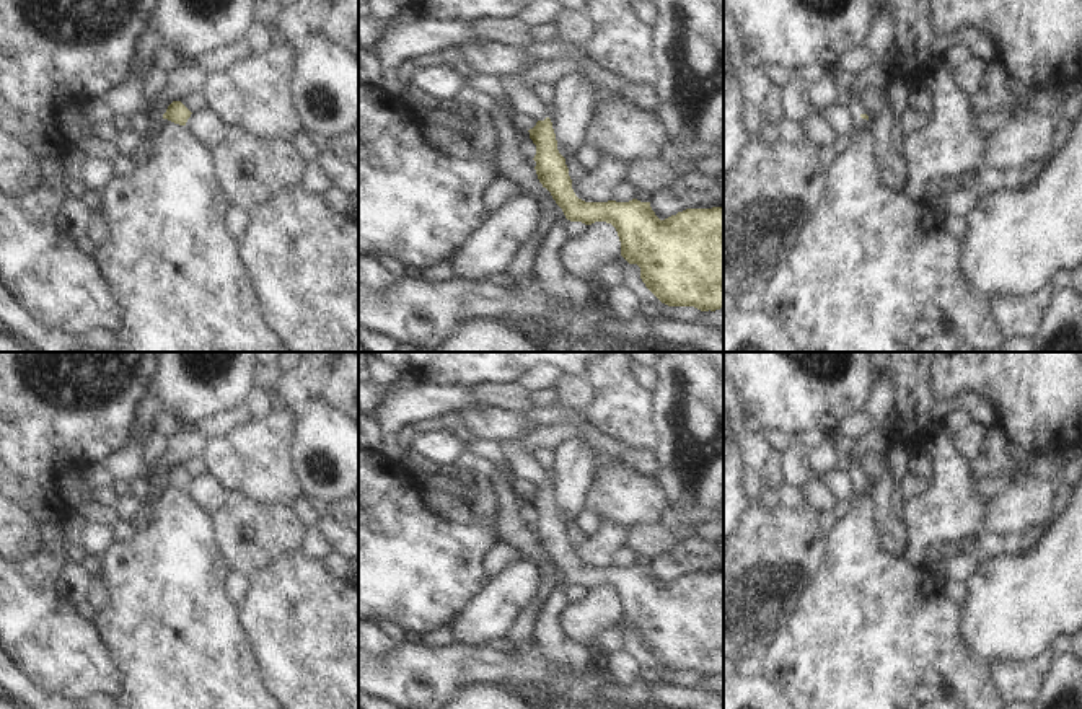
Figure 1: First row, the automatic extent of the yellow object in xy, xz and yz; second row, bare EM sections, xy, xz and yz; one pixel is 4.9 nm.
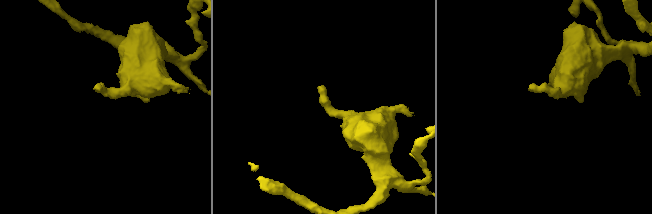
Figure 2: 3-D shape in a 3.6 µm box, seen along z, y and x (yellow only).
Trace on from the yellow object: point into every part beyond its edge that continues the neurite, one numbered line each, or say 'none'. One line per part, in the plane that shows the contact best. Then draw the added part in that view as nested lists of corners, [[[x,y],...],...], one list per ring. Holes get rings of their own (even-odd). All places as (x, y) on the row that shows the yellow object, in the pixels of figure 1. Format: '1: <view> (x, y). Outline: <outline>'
none.

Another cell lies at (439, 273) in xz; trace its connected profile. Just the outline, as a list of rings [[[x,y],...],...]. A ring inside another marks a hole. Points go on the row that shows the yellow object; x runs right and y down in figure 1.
[[[442,262],[442,264],[437,264],[422,271],[422,280],[430,282],[430,284],[437,284],[442,280],[453,280],[448,262]]]

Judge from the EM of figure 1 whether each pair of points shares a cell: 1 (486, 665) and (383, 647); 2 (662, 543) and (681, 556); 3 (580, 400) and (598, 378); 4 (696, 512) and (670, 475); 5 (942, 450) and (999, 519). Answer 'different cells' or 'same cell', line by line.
1: different cells
2: different cells
3: different cells
4: same cell
5: different cells

